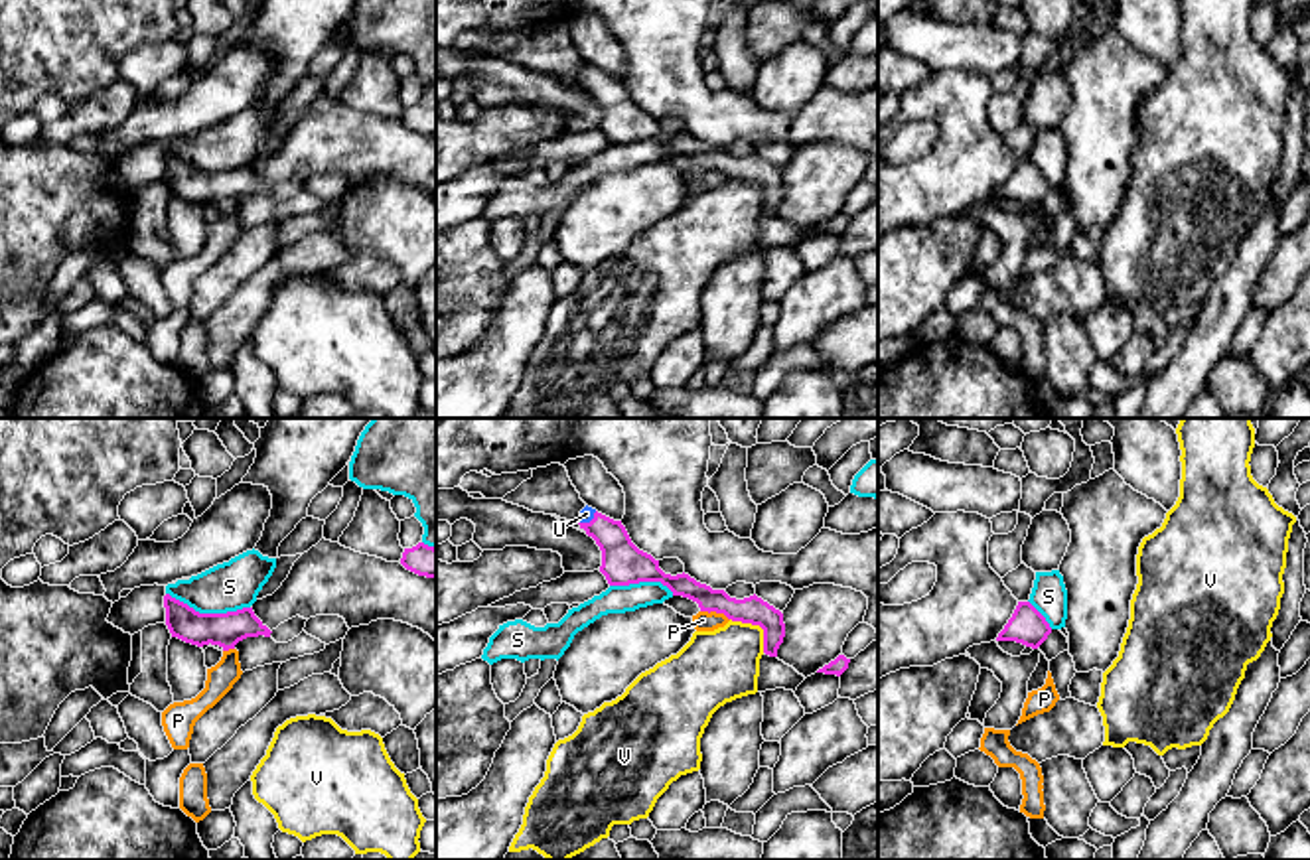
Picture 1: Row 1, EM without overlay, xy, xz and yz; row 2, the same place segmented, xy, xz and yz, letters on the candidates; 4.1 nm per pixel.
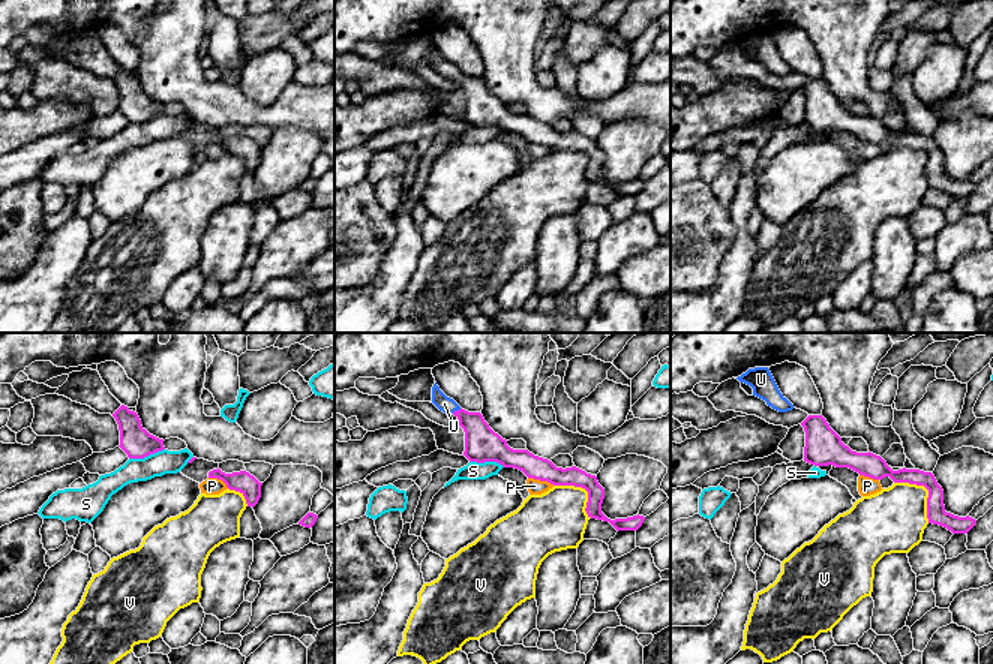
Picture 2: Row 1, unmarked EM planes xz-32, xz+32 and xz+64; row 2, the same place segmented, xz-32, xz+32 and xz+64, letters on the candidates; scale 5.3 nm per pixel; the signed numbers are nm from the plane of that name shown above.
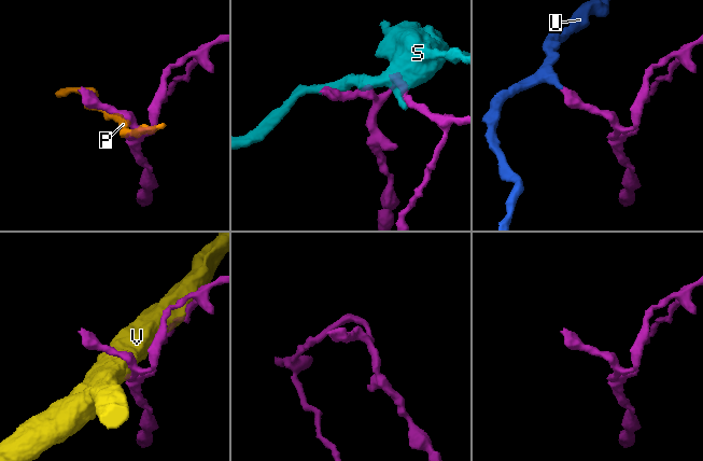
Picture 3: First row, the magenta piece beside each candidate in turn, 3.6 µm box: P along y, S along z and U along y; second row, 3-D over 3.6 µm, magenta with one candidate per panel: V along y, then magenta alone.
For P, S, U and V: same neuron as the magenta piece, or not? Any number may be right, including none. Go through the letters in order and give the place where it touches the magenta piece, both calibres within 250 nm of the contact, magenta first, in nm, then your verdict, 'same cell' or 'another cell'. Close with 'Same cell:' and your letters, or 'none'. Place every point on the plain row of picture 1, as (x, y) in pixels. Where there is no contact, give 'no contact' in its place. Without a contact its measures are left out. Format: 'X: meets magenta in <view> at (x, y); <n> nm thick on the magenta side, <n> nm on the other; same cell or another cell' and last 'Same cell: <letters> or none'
P: meets magenta in xz at (715, 168); 110 nm thick on the magenta side, 80 nm on the other; another cell
S: meets magenta in xy at (208, 172); 140 nm thick on the magenta side, 200 nm on the other; another cell
U: meets magenta in xz at (590, 79); 180 nm thick on the magenta side, 60 nm on the other; same cell
V: meets magenta in xz at (758, 182); 110 nm thick on the magenta side, 300 nm on the other; another cell
Same cell: U

